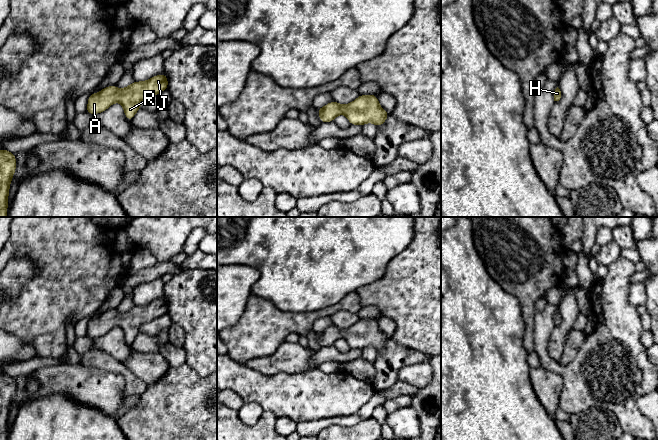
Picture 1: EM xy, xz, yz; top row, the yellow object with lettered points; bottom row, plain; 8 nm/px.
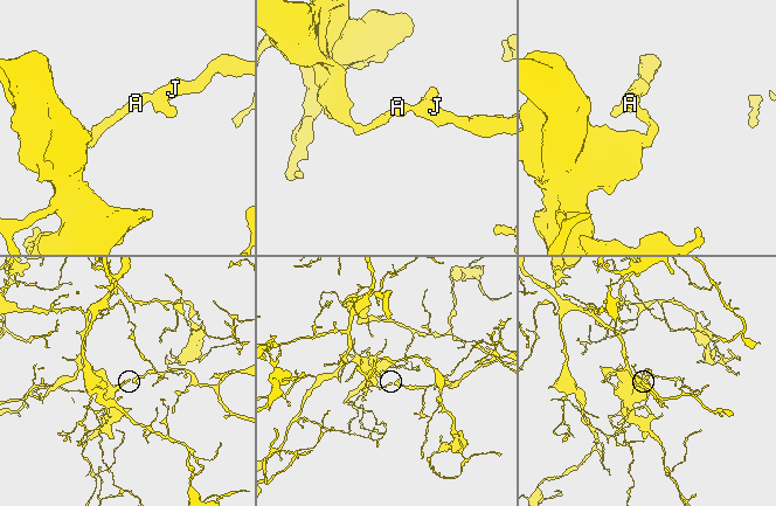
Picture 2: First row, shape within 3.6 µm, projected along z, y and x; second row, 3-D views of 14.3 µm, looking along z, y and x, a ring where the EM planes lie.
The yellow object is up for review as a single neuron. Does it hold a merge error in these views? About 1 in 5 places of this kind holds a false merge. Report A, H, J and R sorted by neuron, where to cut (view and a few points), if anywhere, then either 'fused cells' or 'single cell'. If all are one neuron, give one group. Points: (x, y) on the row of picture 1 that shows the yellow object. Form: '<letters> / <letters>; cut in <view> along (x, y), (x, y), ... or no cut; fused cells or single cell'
A H J R; no cut; single cell

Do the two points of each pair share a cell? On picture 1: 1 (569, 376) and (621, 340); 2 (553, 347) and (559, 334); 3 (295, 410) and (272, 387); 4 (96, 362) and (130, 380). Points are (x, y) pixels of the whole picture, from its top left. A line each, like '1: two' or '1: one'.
1: one
2: one
3: one
4: one

